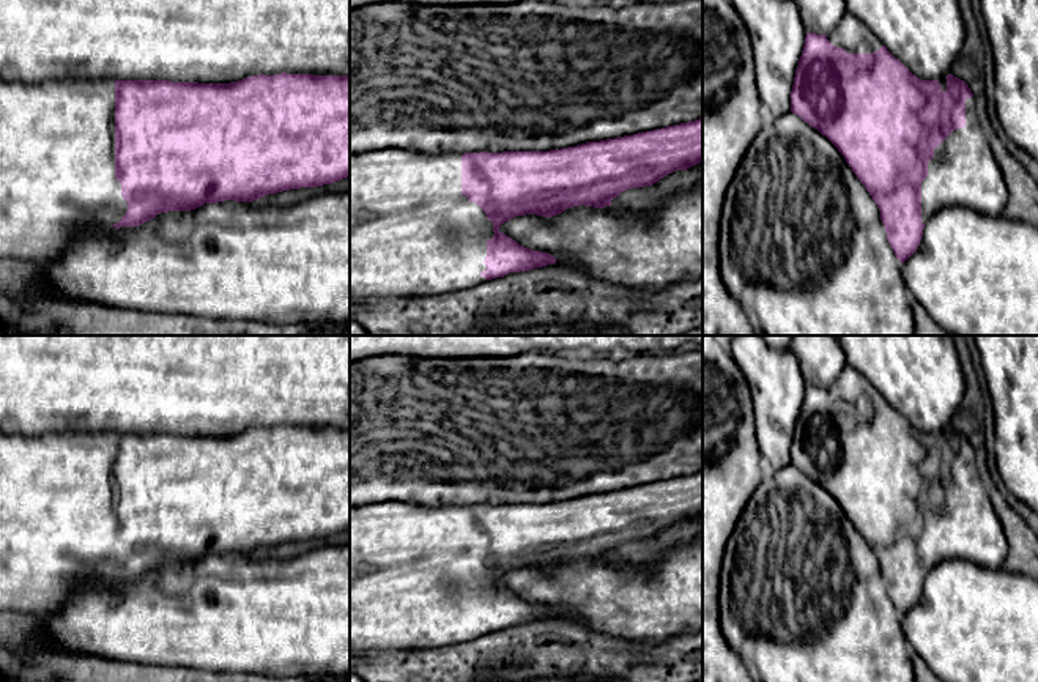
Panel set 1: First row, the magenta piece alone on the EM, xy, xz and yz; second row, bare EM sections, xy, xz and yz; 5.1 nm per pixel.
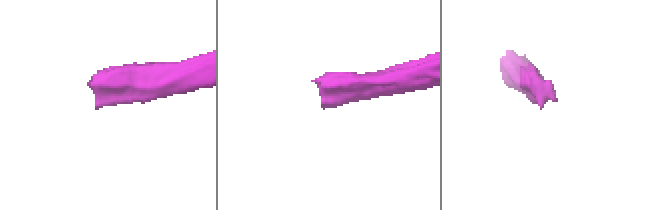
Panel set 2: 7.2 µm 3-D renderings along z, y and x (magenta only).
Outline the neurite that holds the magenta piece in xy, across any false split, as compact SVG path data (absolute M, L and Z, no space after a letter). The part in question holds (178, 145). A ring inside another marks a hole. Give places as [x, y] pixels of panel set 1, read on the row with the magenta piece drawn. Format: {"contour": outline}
{"contour": "M274 74L250 76L230 83L198 83L198 82L170 82L170 80L113 80L113 79L44 79L33 83L20 80L0 79L0 260L19 260L33 265L44 265L60 258L66 249L77 241L77 230L93 224L99 227L139 227L167 211L191 211L205 203L217 203L225 200L254 202L268 194L299 187L318 187L332 184L350 176L350 76L313 76L313 74Z"}

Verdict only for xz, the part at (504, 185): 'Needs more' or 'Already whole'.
Needs more

